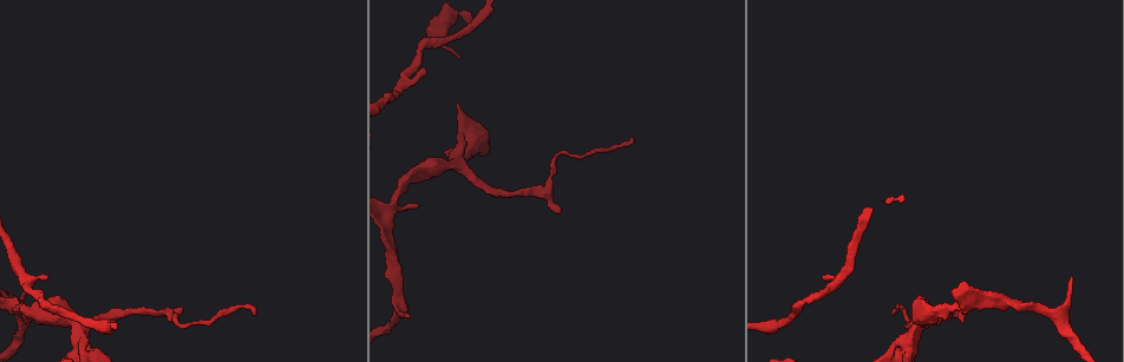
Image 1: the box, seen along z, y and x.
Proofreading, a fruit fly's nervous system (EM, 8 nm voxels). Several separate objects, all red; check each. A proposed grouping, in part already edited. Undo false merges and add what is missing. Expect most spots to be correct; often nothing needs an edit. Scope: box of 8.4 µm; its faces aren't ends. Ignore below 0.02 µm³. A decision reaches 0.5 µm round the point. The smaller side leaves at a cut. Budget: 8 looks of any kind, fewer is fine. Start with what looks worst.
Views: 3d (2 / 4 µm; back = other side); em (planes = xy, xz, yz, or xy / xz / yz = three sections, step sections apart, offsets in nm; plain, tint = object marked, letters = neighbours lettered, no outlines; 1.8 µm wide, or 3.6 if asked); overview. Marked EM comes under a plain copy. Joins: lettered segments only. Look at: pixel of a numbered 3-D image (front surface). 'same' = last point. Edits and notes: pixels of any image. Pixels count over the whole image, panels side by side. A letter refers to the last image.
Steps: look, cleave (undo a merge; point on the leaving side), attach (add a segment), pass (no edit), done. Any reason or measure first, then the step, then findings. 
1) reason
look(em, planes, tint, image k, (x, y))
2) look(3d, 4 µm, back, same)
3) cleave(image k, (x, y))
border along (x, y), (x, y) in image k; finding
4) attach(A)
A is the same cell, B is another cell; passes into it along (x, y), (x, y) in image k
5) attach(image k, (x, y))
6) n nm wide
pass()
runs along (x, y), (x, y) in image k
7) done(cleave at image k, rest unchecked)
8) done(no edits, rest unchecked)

look(3d, 4 µm, back, image 1, (959, 313))

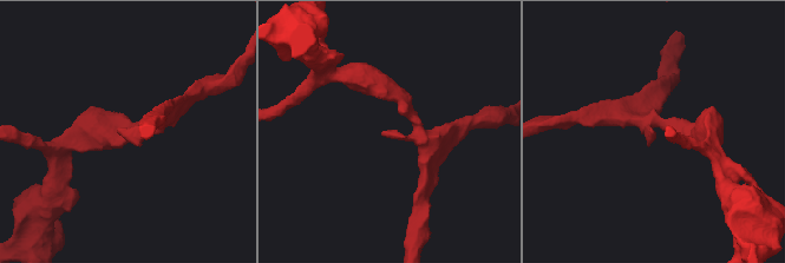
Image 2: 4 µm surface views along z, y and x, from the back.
shape alone is not enough
look(em, yz, step 16, letters, image 2, (118, 129))

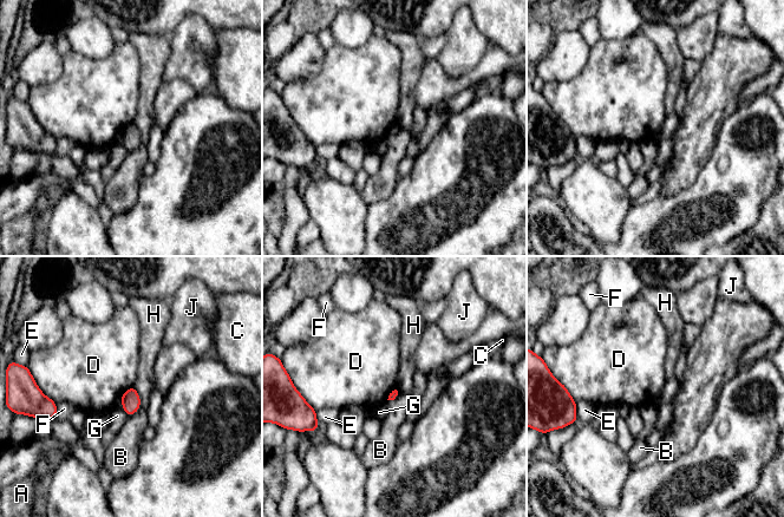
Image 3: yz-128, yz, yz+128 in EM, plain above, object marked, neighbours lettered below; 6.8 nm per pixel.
look(em, planes, letters, same)

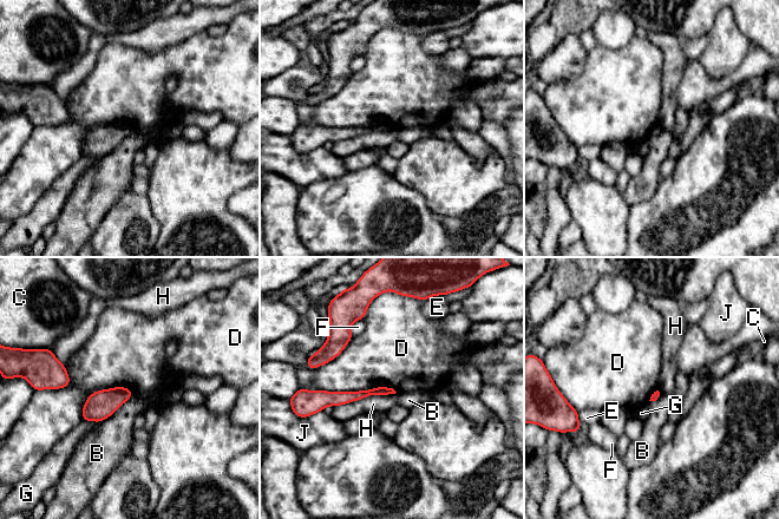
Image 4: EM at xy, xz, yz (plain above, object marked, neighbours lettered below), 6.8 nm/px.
pass()
B, C, D, E, F, G, H and J are other cells; border along (311, 389), (391, 387), (395, 392) in image 4; no lettered segment goes on from it

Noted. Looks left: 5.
thin end
look(em, xy, step 8, letters, image 1, (825, 276))

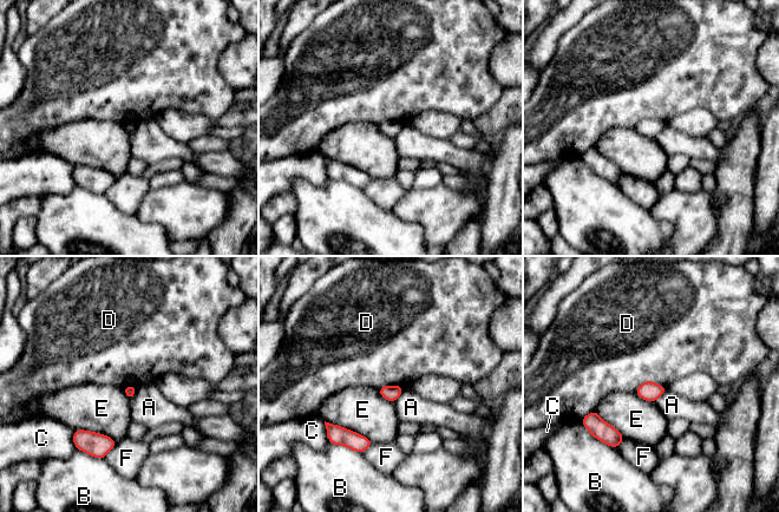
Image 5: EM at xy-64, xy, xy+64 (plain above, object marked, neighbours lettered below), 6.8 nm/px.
pass()
A, B, C, D, E and F are other cells; no lettered segment goes on from it

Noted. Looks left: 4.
sharp bend
look(3d, 2 µm, back, image 1, (170, 315))

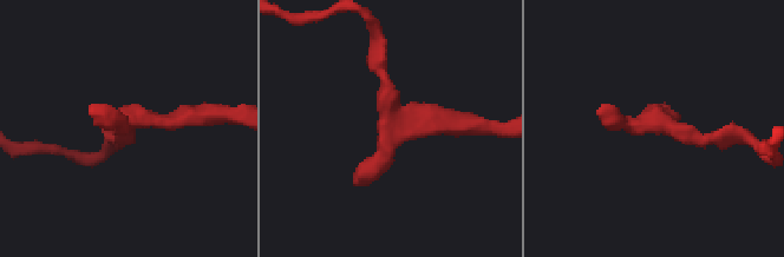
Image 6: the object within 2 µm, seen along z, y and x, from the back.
shape alone is not enough
look(em, planes, letters, image 6, (388, 117))

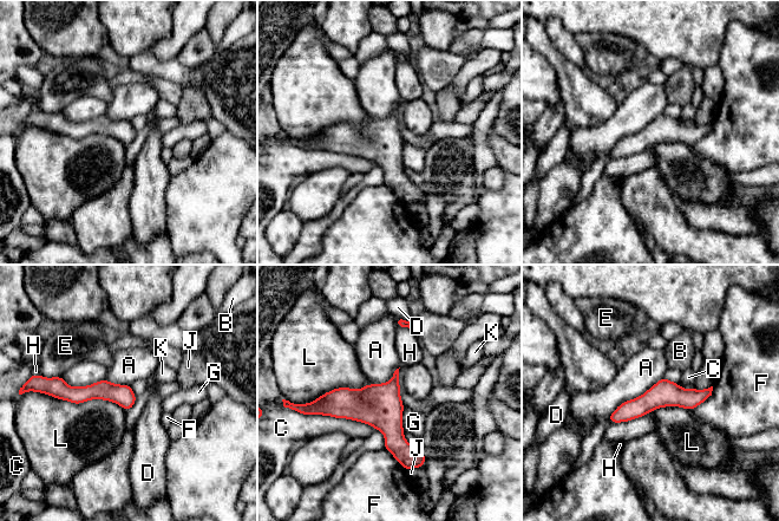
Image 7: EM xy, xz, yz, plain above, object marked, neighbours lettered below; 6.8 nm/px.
140 nm wide
pass()
A, B, C, D, E, F, G, H, J, K and L are other cells; border along (44, 392), (126, 410) in image 7; one cell here

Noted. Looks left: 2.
thin end
look(em, planes, letters, image 1, (409, 316))

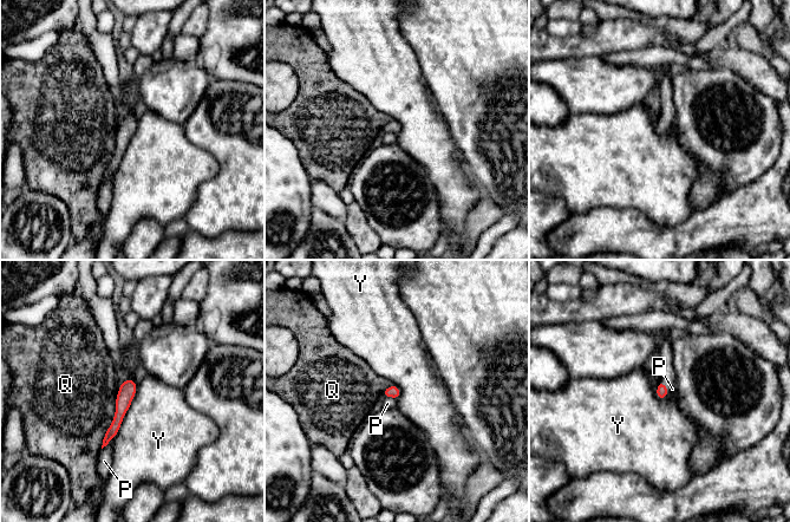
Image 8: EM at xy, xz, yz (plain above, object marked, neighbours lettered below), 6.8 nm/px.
pass()
P, Q and Y are other cells; runs along (130, 383), (117, 422), (106, 439) in image 8; no lettered segment goes on from it

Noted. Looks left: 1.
done(no edits, rest unchecked)

